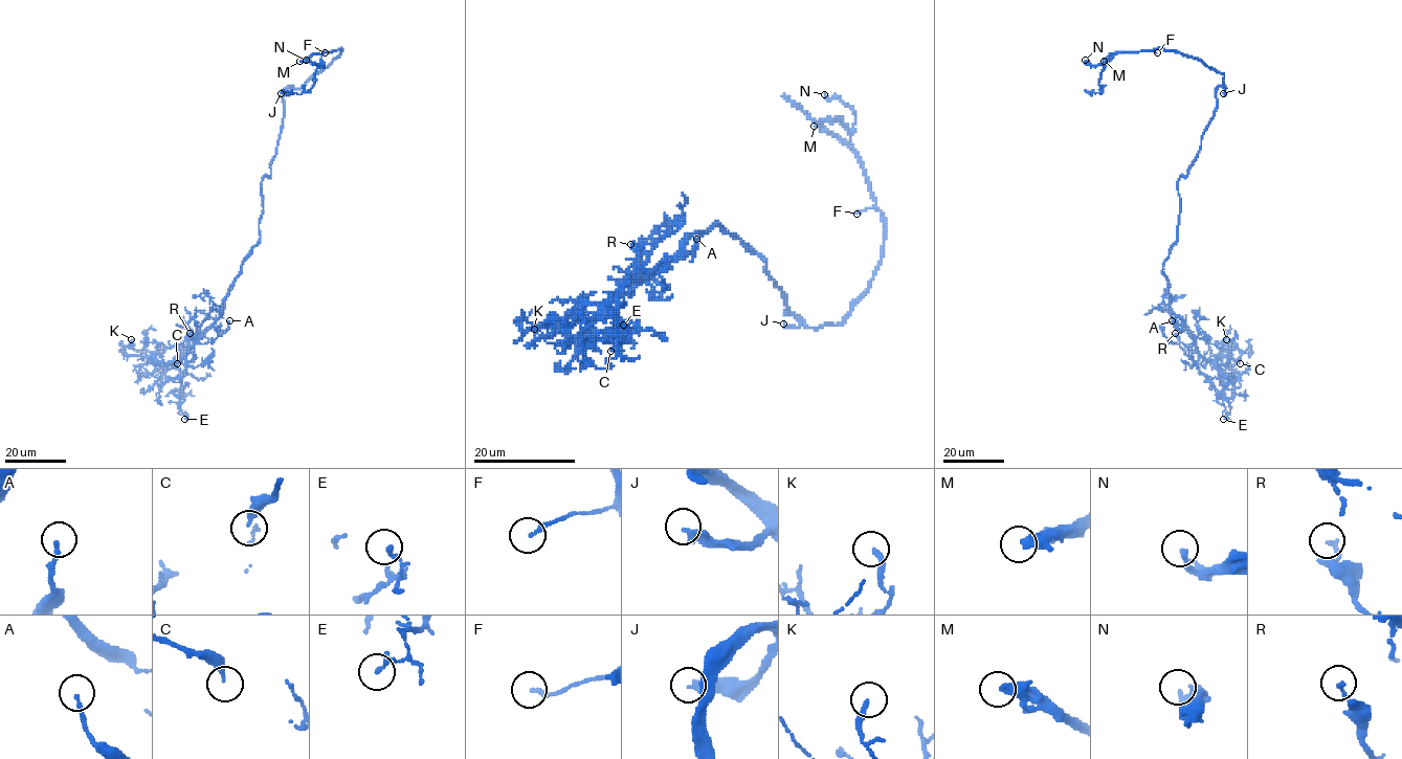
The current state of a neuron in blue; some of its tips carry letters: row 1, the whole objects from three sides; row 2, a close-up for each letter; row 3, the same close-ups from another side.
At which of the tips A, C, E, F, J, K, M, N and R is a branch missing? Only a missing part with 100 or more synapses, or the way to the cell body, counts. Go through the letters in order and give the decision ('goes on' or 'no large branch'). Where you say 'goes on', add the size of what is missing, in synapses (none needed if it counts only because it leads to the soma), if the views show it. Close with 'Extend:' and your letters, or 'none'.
A: no large branch
C: no large branch
E: no large branch
F: no large branch
J: goes on
K: no large branch
M: goes on; 200 synapses
N: no large branch
R: no large branch
Extend: J, M

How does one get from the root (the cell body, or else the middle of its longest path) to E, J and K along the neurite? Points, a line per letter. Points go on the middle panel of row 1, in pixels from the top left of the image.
E: (765, 268), (716, 224), (689, 236), (647, 274), (625, 282), (612, 333), (627, 331), (623, 325)
J: (765, 268), (782, 291), (787, 313), (801, 325), (788, 327), (783, 324)
K: (765, 268), (716, 224), (605, 300), (578, 304), (557, 333), (535, 337), (534, 329)

